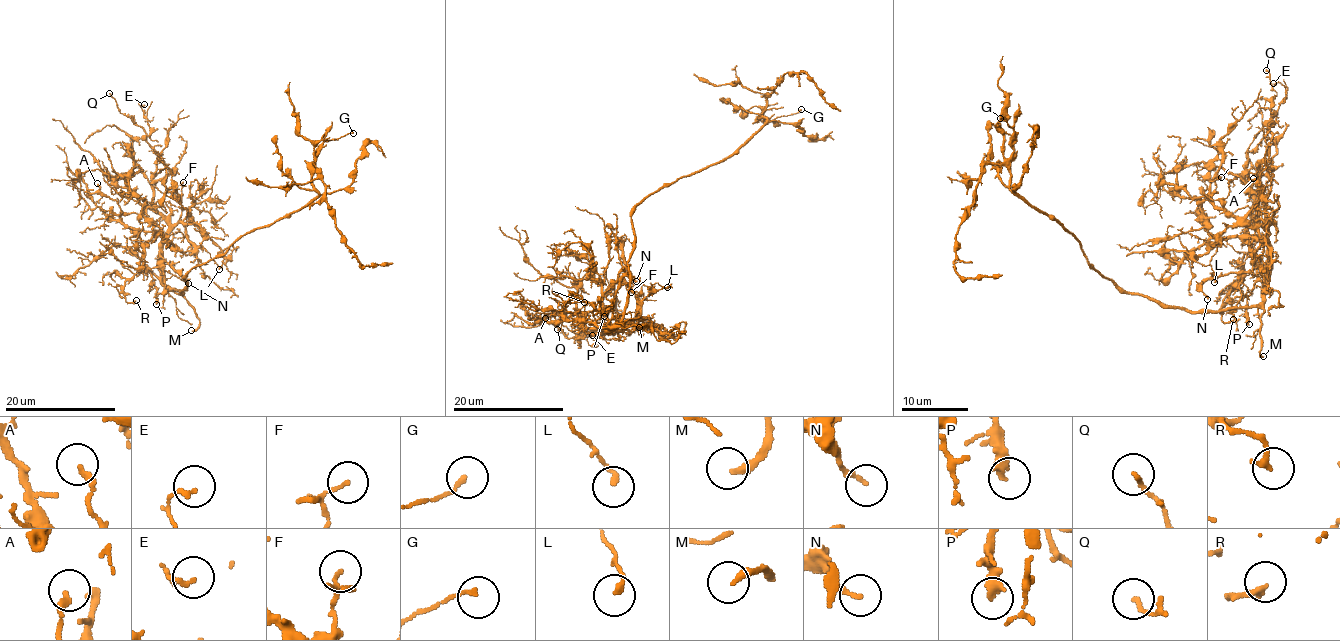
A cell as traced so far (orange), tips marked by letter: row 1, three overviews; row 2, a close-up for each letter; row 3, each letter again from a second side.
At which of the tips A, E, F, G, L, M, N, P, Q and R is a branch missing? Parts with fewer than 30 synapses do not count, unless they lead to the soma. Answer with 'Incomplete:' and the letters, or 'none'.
Incomplete: M

